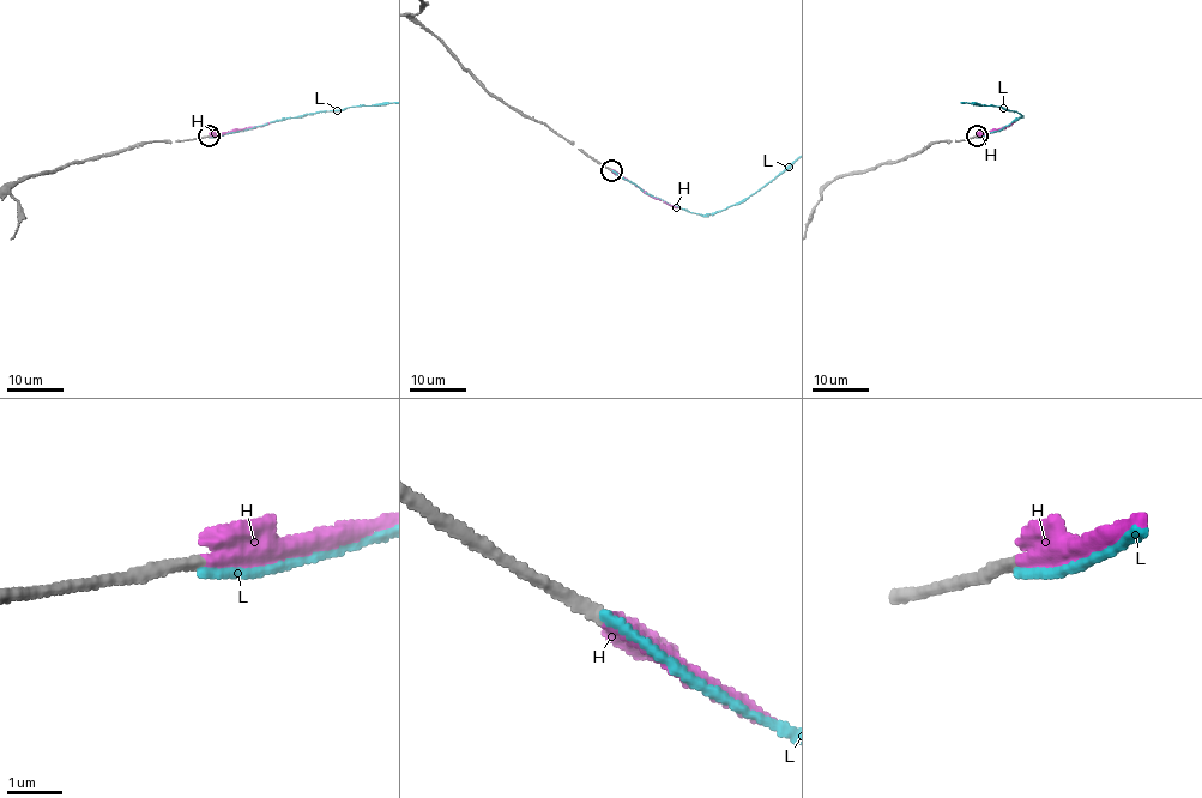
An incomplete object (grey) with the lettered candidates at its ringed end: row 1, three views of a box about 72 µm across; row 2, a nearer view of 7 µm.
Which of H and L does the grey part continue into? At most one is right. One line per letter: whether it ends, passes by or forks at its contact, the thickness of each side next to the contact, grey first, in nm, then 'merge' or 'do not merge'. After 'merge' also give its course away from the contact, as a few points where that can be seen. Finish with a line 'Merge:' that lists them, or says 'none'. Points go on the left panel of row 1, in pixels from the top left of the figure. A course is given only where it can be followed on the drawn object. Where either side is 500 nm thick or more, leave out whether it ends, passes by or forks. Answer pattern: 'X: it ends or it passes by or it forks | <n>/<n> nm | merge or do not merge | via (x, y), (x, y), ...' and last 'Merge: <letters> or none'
H: it ends | 240/460 nm | merge | via (209, 137), (275, 121)
L: it ends | 240/150 nm | do not merge
Merge: H

